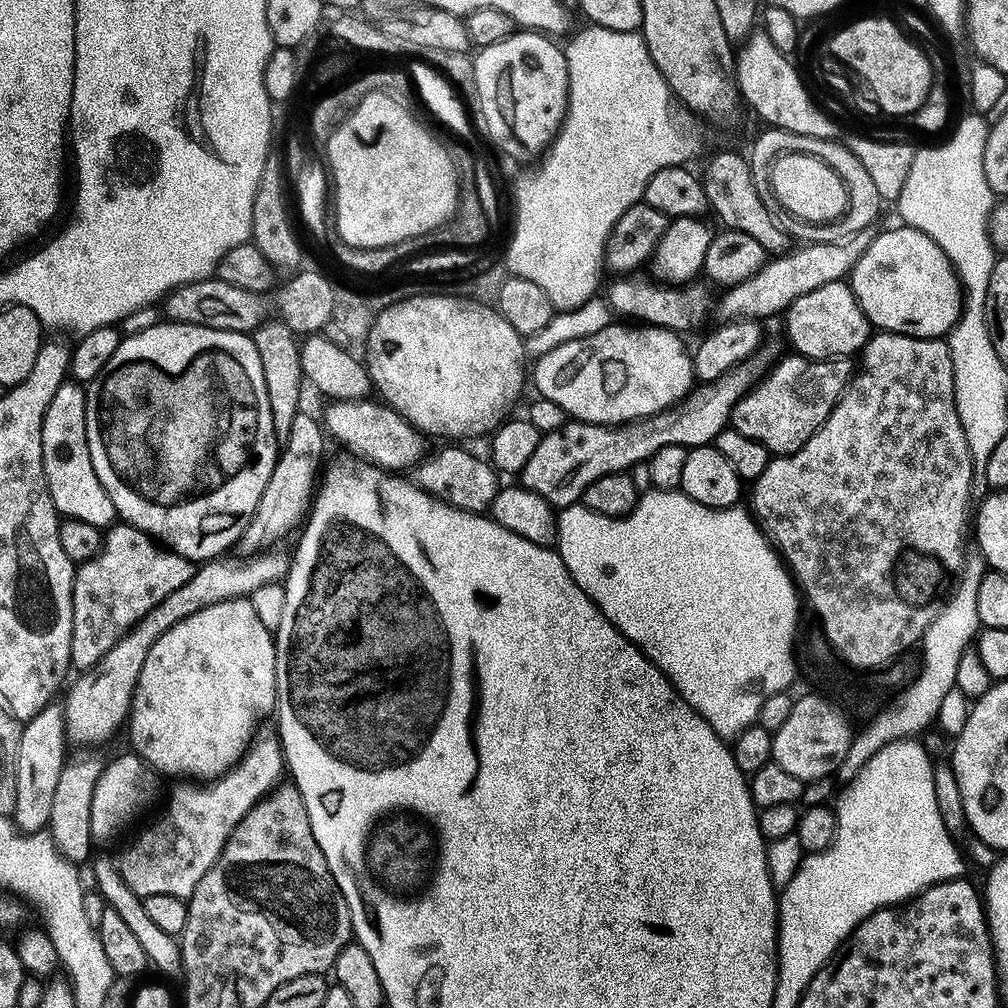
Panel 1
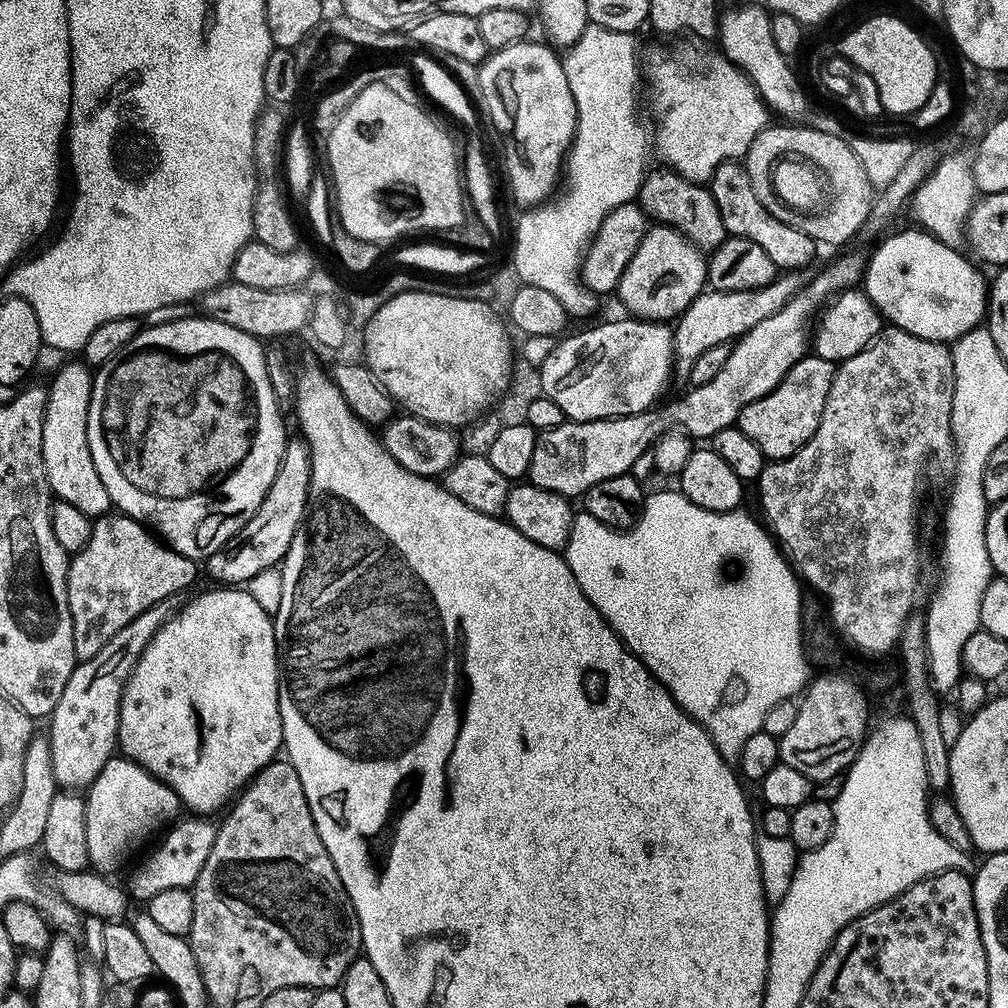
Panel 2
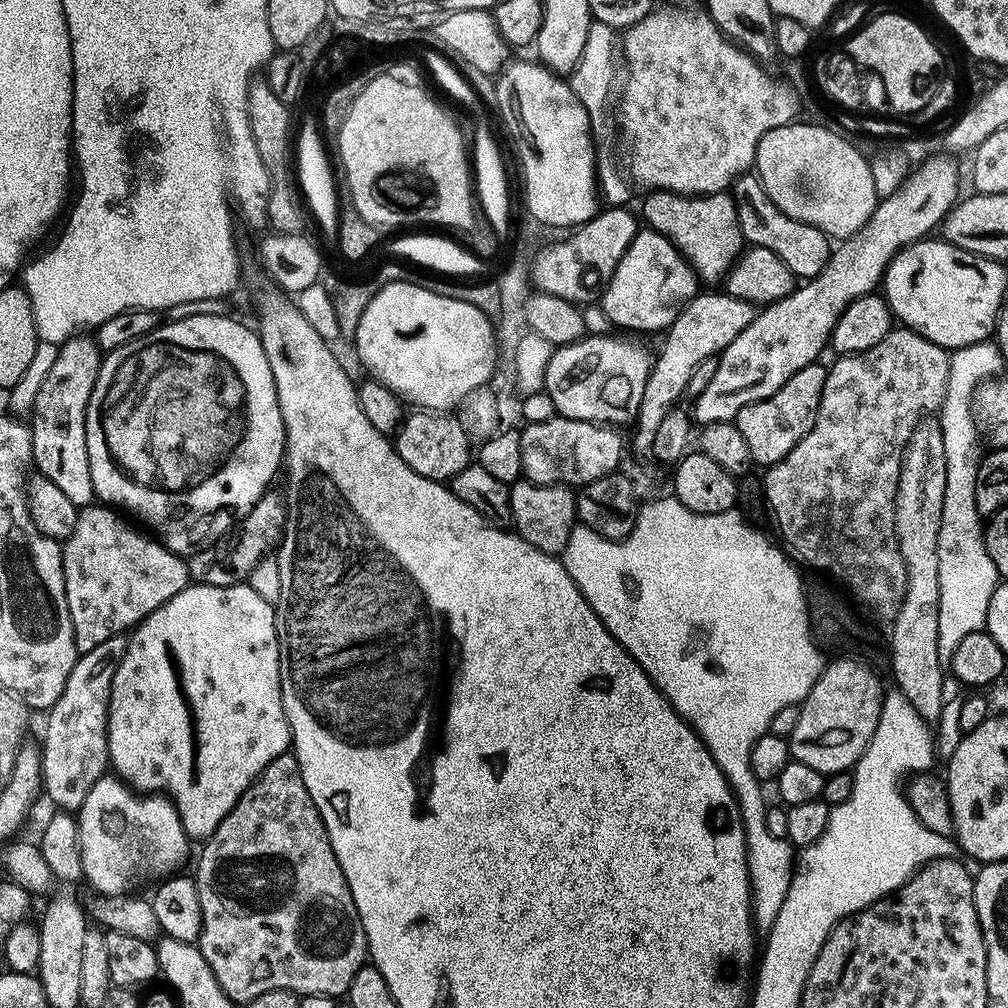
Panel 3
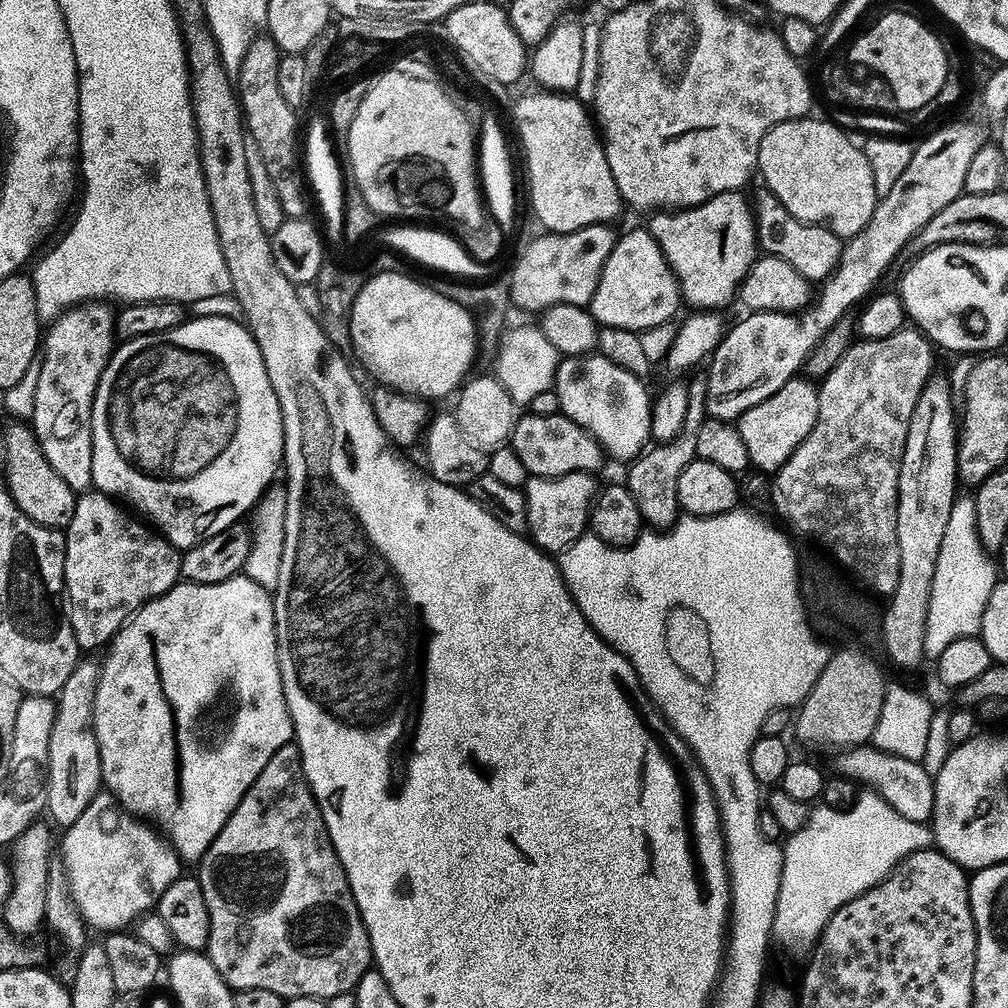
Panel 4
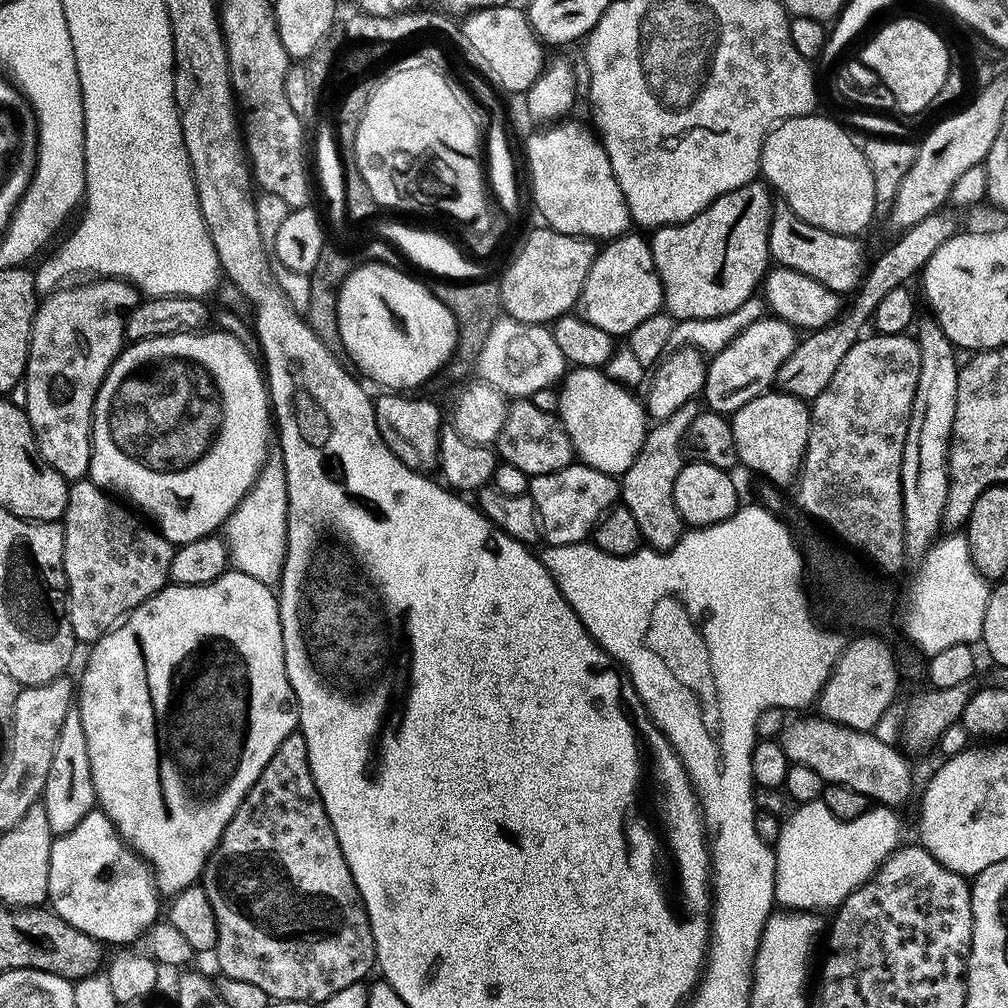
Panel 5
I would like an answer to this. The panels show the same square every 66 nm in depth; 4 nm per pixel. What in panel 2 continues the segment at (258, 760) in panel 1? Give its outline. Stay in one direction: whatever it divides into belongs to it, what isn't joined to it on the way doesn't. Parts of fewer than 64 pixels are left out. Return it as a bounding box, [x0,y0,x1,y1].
[126,818,217,902]

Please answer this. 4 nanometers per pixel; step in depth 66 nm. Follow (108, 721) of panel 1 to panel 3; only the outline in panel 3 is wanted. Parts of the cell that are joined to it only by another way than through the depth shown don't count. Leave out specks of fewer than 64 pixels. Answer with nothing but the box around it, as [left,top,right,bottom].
[38,634,126,813]

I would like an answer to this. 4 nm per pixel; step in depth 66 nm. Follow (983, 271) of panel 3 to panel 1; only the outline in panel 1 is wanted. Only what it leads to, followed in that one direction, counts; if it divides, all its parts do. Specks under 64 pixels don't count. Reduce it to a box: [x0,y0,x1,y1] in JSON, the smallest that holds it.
[850,226,964,338]

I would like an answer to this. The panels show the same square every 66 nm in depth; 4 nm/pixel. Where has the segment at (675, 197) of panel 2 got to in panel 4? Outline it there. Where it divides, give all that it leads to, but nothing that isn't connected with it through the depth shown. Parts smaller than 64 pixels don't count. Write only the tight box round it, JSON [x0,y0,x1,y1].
[647,191,758,310]

